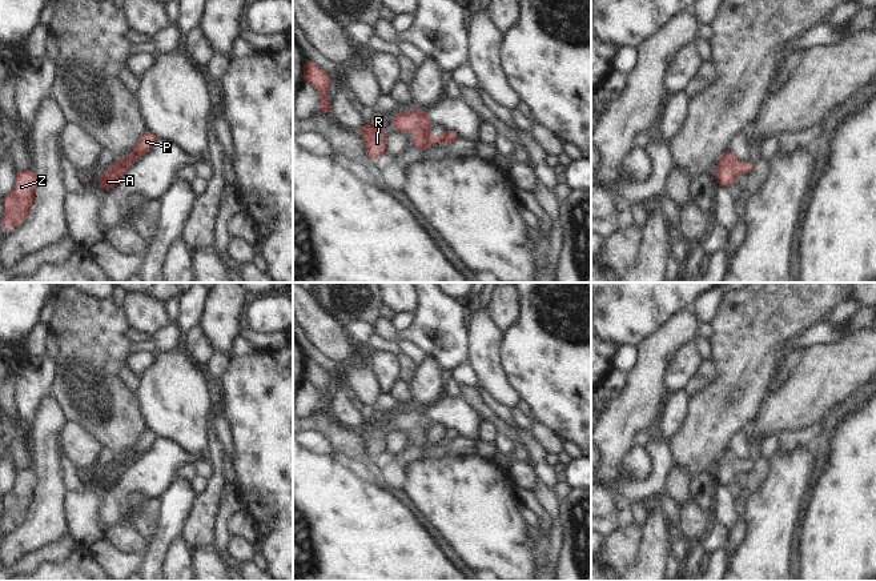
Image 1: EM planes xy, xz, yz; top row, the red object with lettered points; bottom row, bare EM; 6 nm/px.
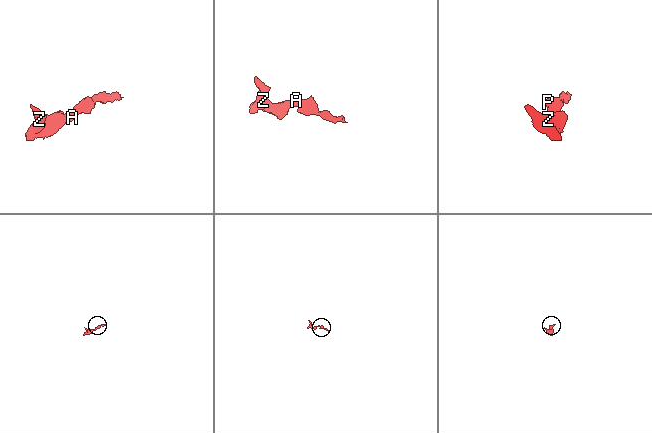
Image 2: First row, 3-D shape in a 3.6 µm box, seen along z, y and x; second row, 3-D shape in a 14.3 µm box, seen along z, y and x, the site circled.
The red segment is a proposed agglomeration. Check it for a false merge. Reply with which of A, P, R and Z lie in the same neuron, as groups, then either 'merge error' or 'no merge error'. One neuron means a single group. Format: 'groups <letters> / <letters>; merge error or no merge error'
groups A P R Z; no merge error

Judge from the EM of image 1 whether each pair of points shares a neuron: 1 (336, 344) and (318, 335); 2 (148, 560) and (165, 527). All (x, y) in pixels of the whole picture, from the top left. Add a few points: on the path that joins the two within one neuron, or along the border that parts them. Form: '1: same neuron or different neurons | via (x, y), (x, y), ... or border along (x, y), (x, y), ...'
1: same neuron | via (332, 340), (322, 335)
2: same neuron | via (156, 552), (164, 535)

